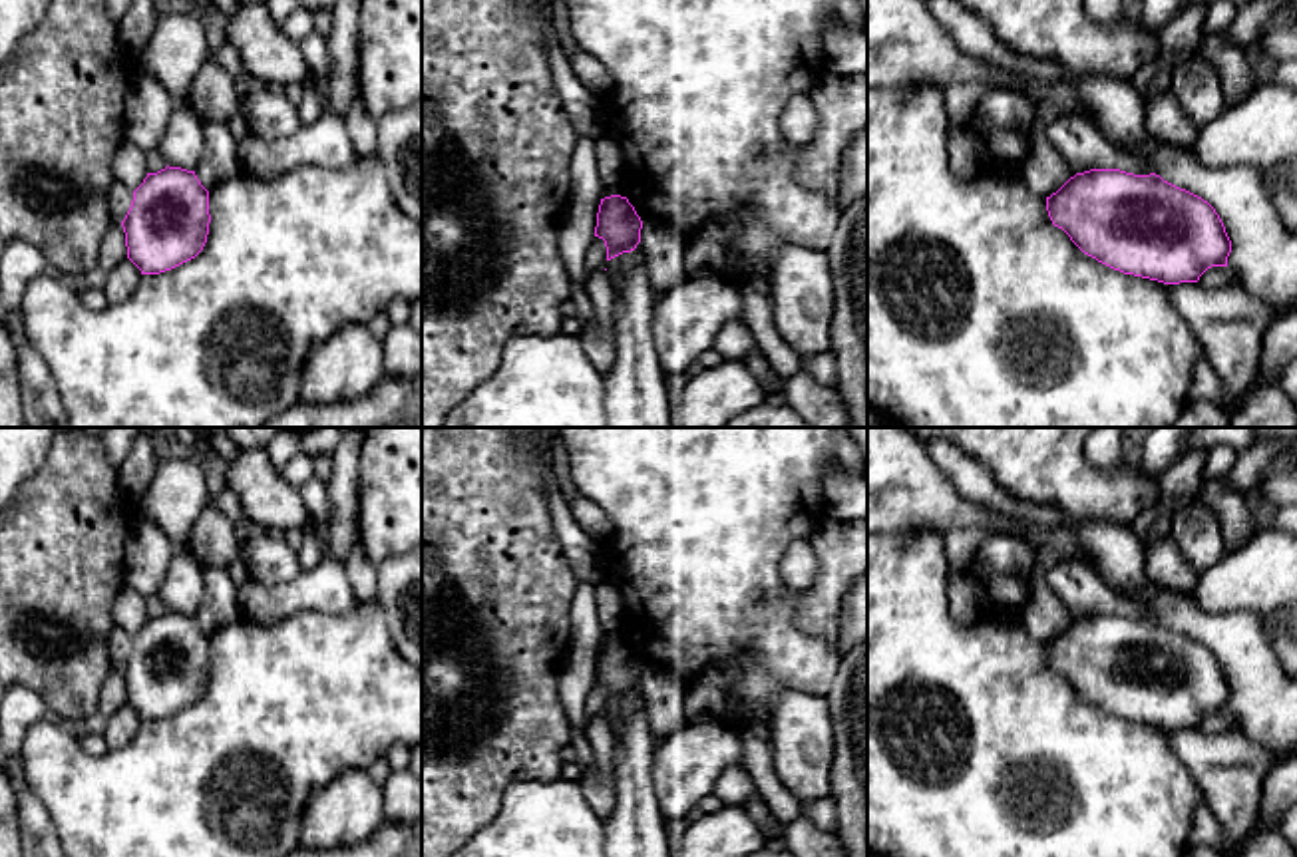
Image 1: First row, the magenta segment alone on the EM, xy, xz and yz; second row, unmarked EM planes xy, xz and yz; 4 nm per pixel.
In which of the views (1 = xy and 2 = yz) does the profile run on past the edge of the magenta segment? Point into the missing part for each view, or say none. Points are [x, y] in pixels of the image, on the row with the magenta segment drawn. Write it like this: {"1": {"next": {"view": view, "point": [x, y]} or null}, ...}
{"1": {"next": null}, "2": {"next": null}}

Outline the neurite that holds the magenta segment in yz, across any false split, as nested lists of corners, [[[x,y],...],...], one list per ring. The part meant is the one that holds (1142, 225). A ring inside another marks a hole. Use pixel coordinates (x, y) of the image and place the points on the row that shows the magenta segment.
[[[1076,173],[1046,197],[1046,211],[1084,255],[1164,284],[1198,282],[1231,253],[1215,209],[1156,173]]]

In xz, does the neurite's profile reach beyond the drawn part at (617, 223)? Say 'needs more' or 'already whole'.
already whole

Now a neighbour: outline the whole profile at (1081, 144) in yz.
[[[1088,117],[1054,119],[1046,137],[1074,173],[1090,169],[1120,169],[1134,175],[1154,173],[1140,157],[1114,147]]]

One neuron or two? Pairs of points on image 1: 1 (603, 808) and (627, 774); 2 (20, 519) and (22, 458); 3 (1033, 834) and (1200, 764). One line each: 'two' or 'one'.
1: two
2: two
3: two

